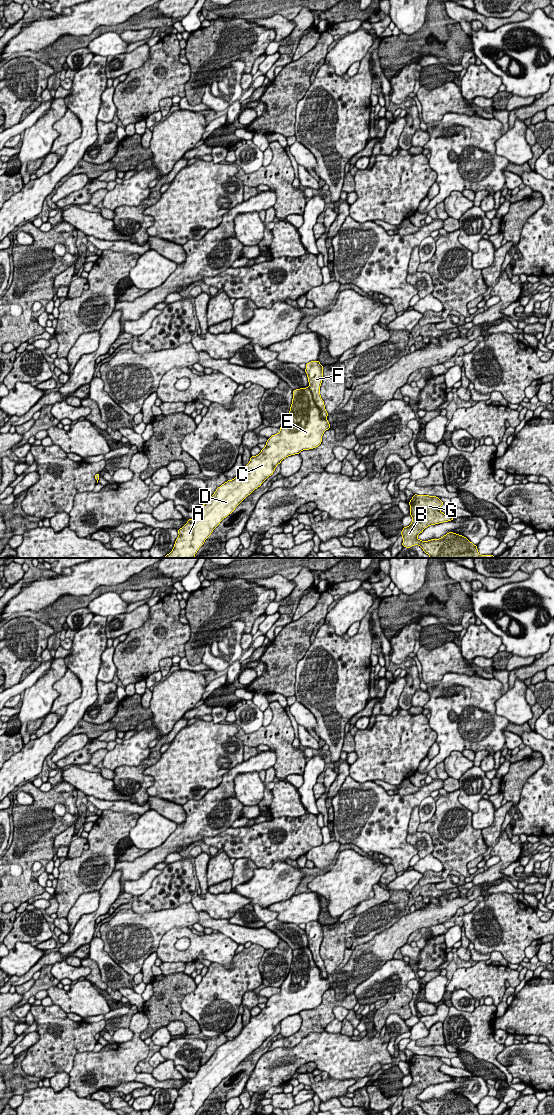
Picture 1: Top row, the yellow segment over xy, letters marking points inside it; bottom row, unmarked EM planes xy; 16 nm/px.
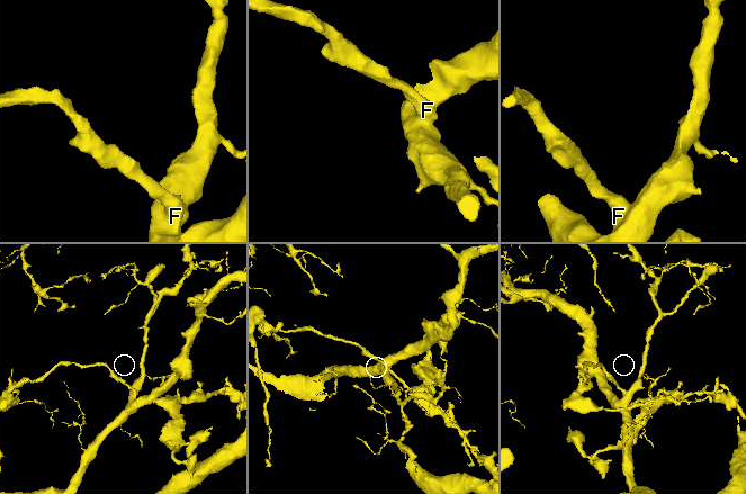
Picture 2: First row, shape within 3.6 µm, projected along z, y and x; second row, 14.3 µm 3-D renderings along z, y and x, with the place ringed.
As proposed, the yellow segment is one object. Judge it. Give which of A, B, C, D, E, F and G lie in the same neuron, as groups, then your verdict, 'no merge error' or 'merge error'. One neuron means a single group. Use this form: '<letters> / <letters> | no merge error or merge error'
A C D E / B F G | merge error

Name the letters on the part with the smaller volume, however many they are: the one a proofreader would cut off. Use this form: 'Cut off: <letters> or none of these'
Cut off: B, F, G

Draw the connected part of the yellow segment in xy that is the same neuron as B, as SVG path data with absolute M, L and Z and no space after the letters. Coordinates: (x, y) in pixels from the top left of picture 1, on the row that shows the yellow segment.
M414 494L409 505L413 521L401 532L403 547L419 545L430 558L494 558L493 555L480 555L476 545L453 532L440 539L419 540L417 536L428 526L451 521L454 517L440 511L443 502L436 496Z

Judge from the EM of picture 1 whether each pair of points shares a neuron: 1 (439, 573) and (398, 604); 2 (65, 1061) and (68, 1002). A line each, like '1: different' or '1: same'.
1: same
2: different

